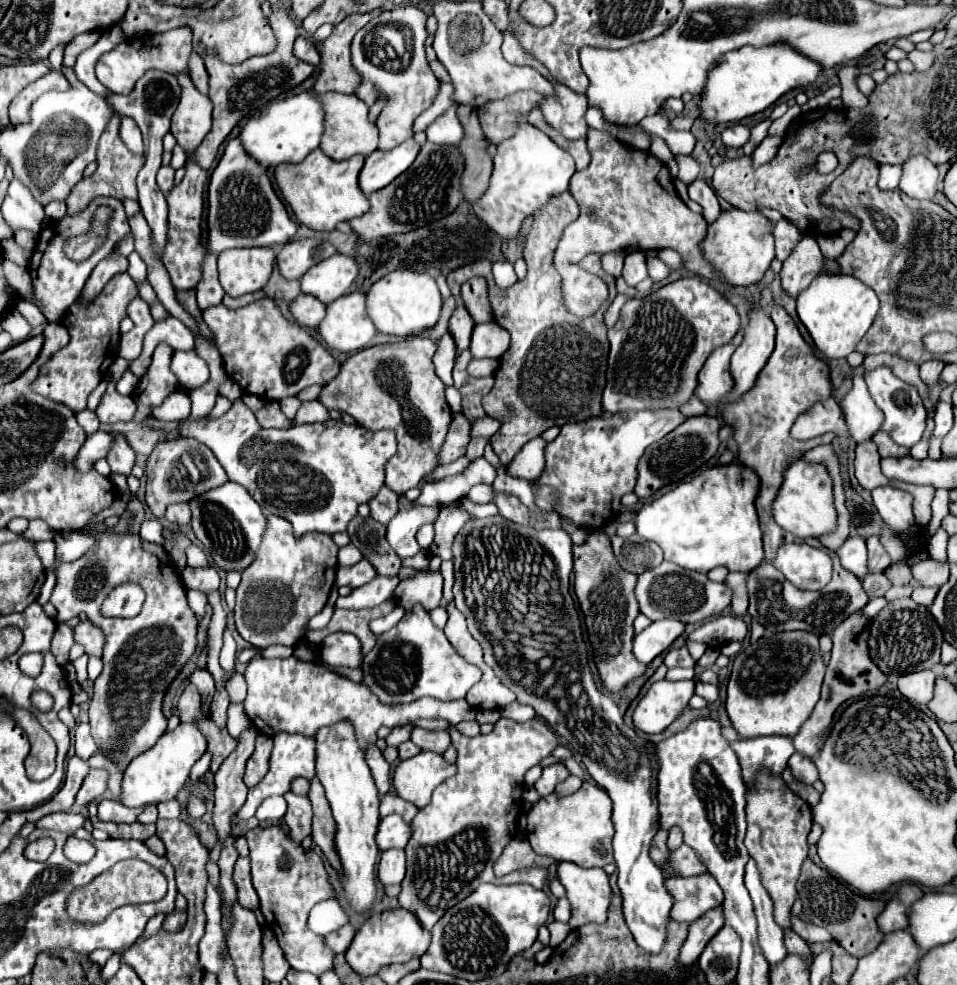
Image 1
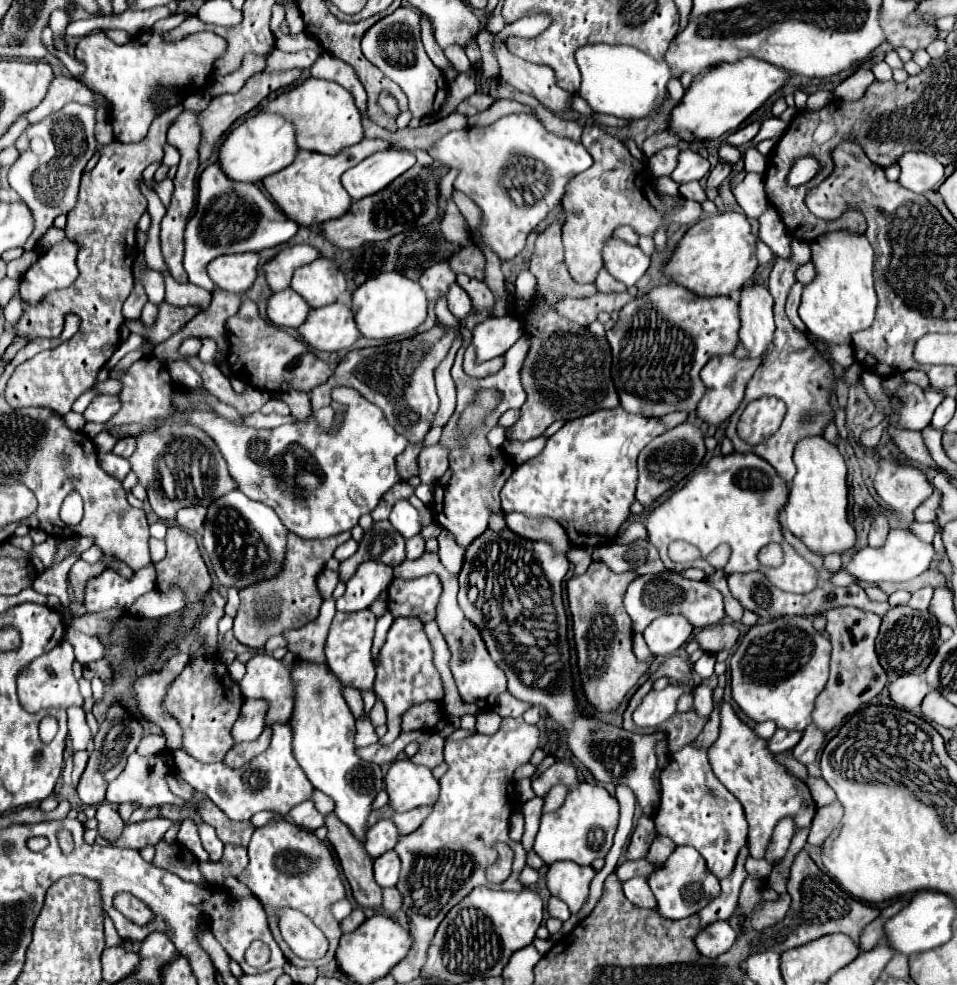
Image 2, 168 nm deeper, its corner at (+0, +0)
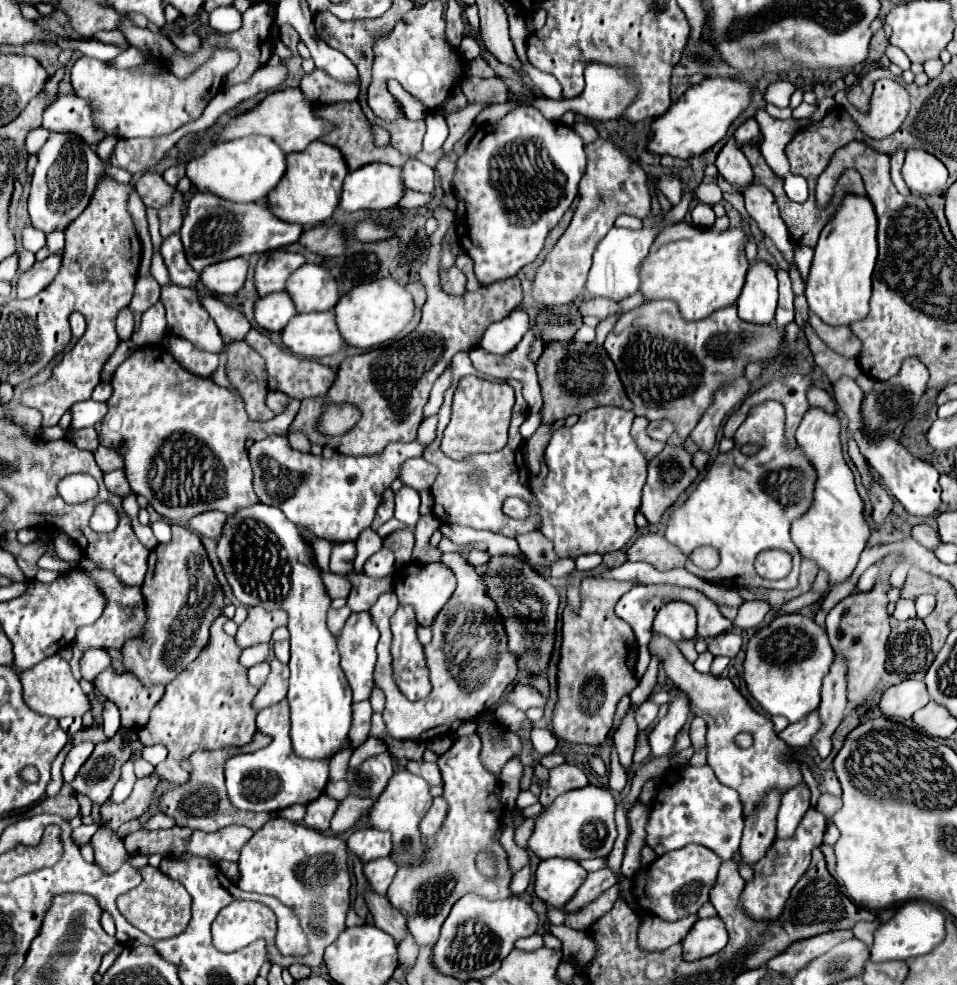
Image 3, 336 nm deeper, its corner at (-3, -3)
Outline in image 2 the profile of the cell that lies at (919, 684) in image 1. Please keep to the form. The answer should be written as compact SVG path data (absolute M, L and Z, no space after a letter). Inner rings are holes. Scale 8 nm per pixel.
M915 674L899 676L889 684L889 698L901 710L919 708L927 692L929 692L929 684L925 682L923 676L915 676Z

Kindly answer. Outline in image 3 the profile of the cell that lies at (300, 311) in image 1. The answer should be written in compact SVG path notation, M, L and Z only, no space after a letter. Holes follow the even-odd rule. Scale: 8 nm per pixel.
M272 293L256 301L254 309L256 323L268 331L282 331L292 317L296 317L296 305L288 293Z

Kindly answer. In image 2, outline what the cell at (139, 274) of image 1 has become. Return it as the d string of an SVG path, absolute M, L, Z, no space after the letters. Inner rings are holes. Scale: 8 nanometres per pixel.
M149 270L149 272L143 272L143 286L147 290L147 296L149 296L149 302L153 302L155 306L159 306L163 300L165 300L165 286L161 282L161 274L155 272L155 270Z

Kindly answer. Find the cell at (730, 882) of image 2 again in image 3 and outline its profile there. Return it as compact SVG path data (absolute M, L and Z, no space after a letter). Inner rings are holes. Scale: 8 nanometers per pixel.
M770 793L764 805L746 819L742 843L740 843L740 857L742 863L752 867L756 861L760 861L766 851L772 847L776 839L776 813L780 807L780 797L778 793Z

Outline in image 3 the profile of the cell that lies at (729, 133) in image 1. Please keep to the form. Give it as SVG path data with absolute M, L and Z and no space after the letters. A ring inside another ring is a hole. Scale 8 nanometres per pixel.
M756 119L744 121L744 123L736 129L734 137L736 137L738 147L742 147L742 145L746 145L746 143L752 143L752 141L758 141L758 137L760 137L760 127L758 127Z

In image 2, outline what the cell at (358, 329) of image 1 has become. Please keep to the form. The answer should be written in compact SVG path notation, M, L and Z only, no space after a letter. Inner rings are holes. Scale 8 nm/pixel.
M343 302L309 310L307 320L297 330L309 346L321 352L349 348L361 336L349 306Z

